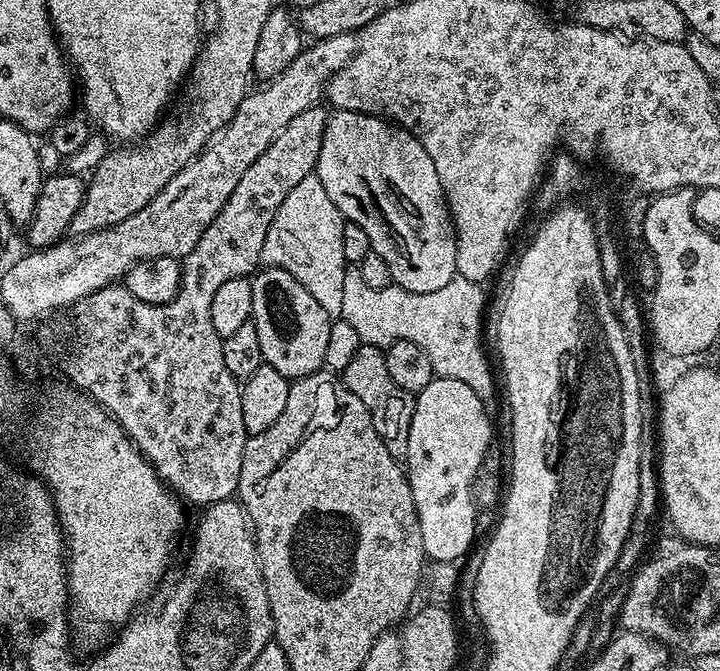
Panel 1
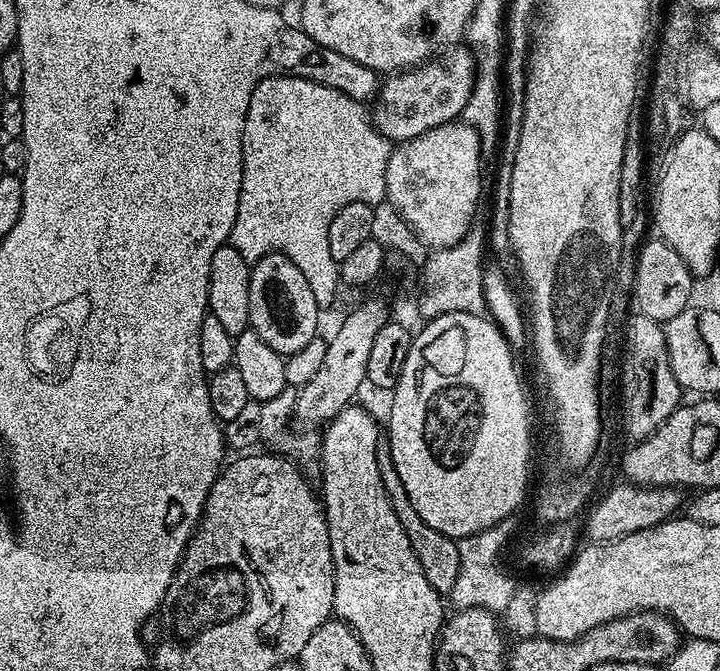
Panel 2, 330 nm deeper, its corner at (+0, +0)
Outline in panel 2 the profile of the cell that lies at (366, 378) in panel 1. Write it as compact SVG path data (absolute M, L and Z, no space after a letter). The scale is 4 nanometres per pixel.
M381 442L377 445L376 453L382 474L382 486L386 486L390 506L394 506L394 514L398 514L398 522L402 522L402 530L406 530L406 538L410 538L410 550L414 550L418 558L418 566L422 566L422 574L426 574L426 582L430 582L430 586L434 586L436 592L449 594L454 590L454 582L457 581L459 574L459 543L452 537L434 530L434 526L426 526L426 522L418 518L418 510L414 510L414 502L410 502L410 494L406 494L406 486L402 486L402 478L398 478L398 470L394 470L388 443Z

